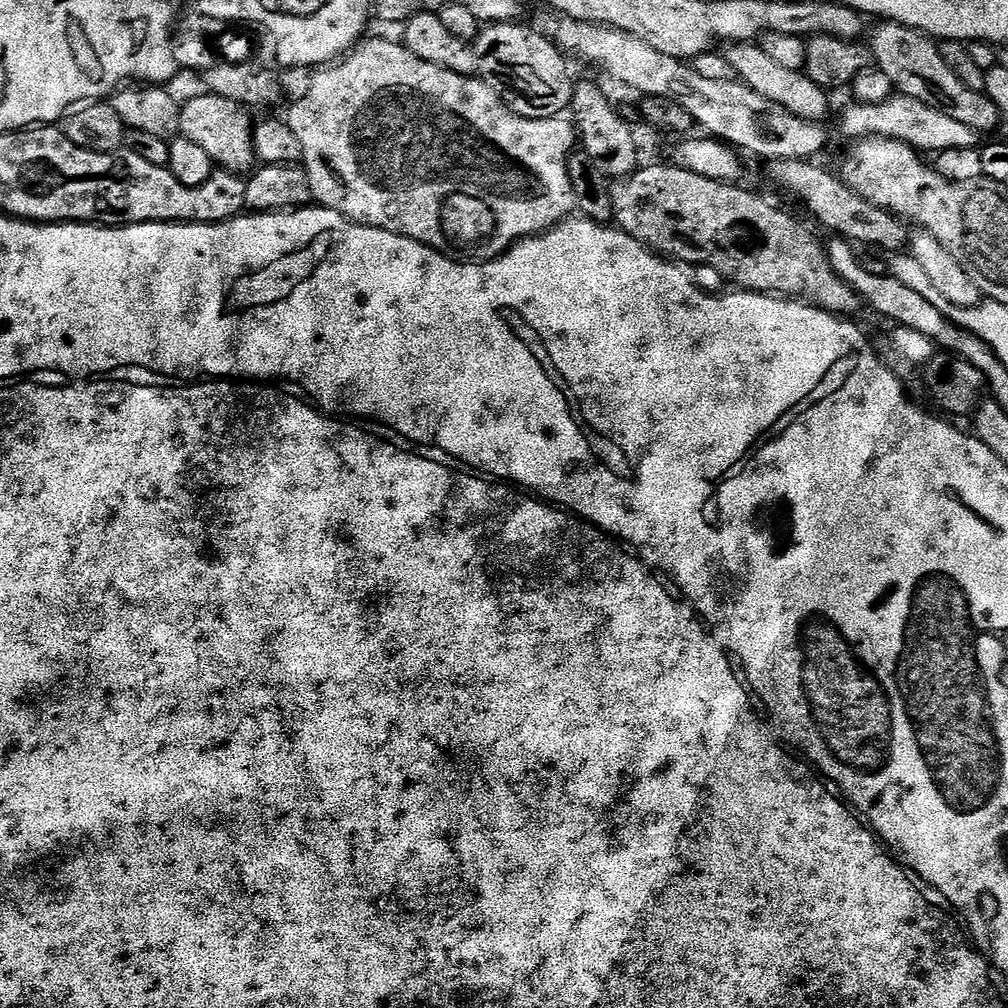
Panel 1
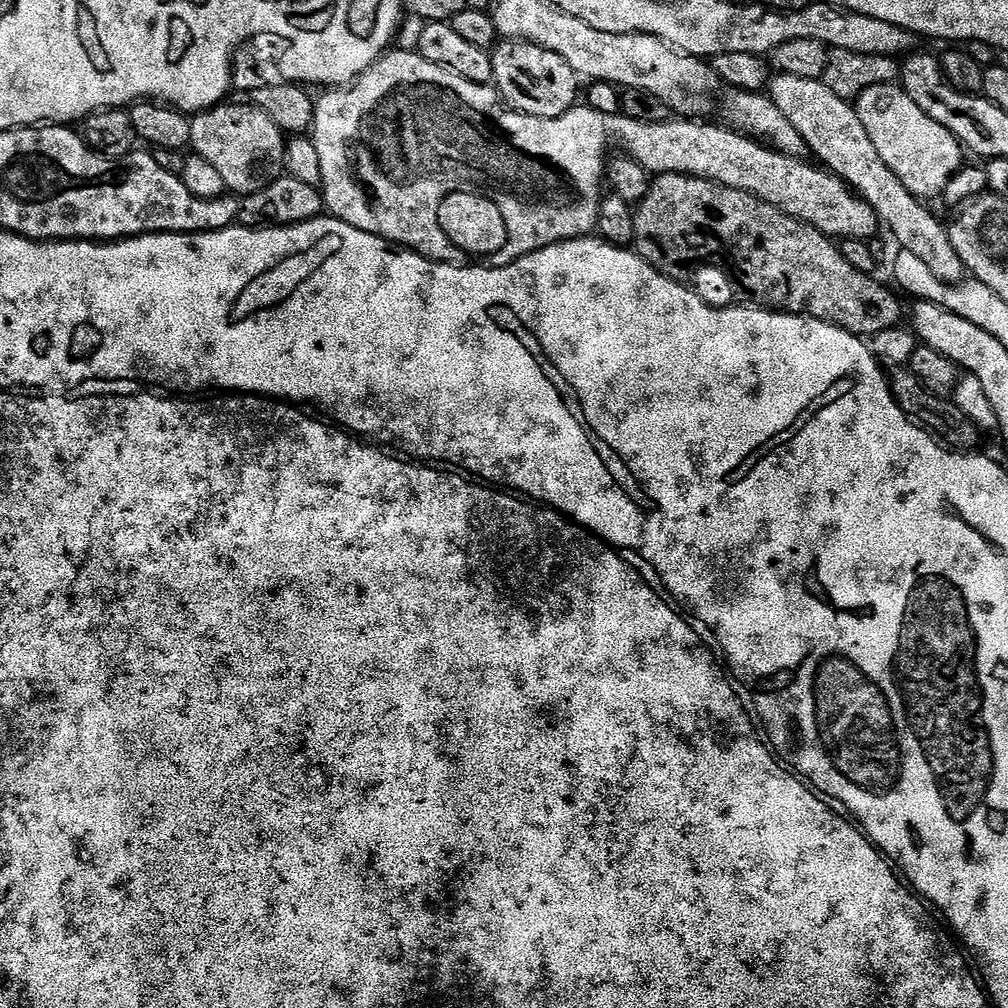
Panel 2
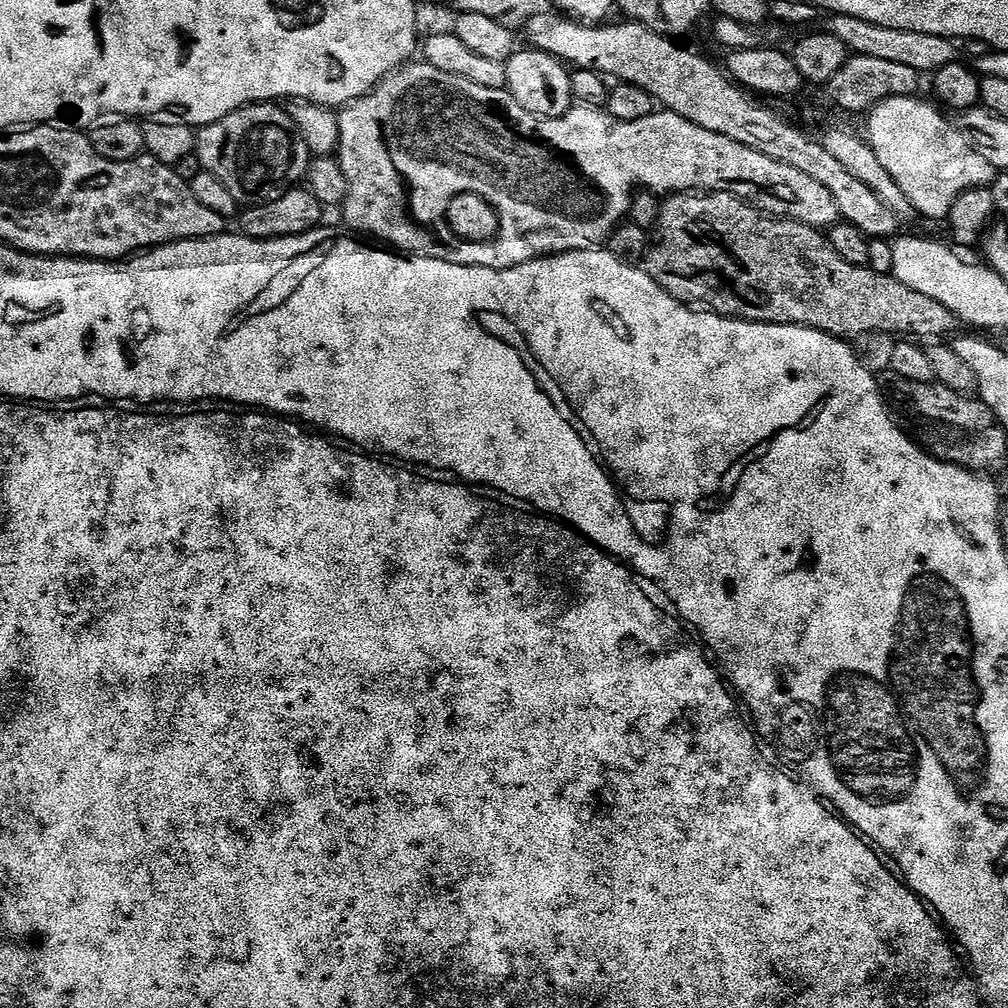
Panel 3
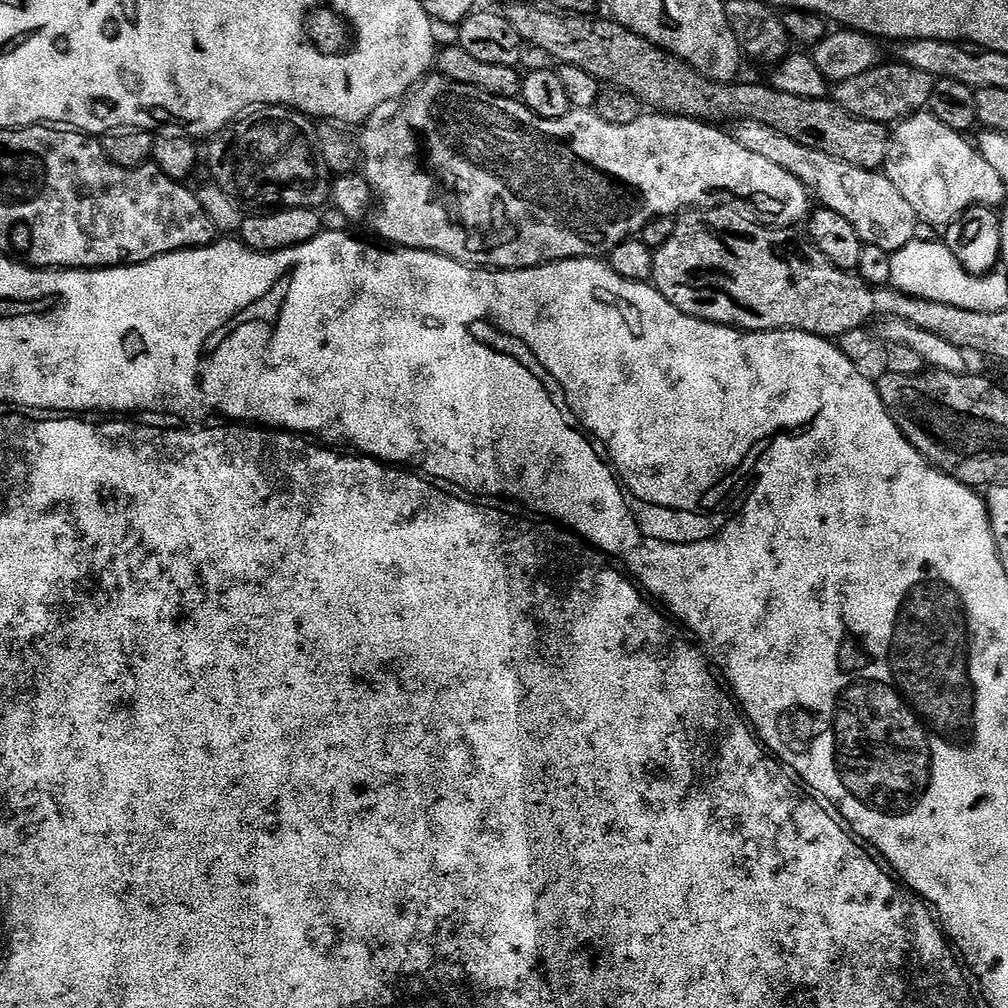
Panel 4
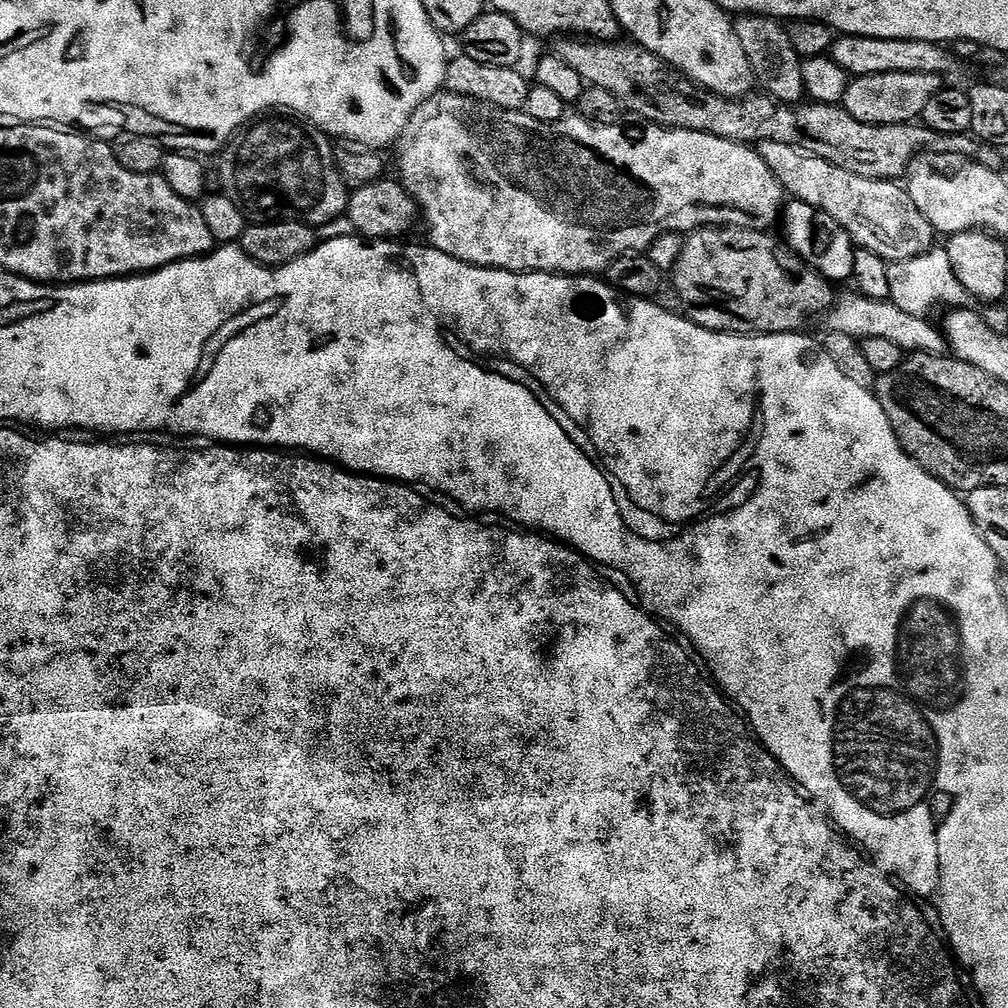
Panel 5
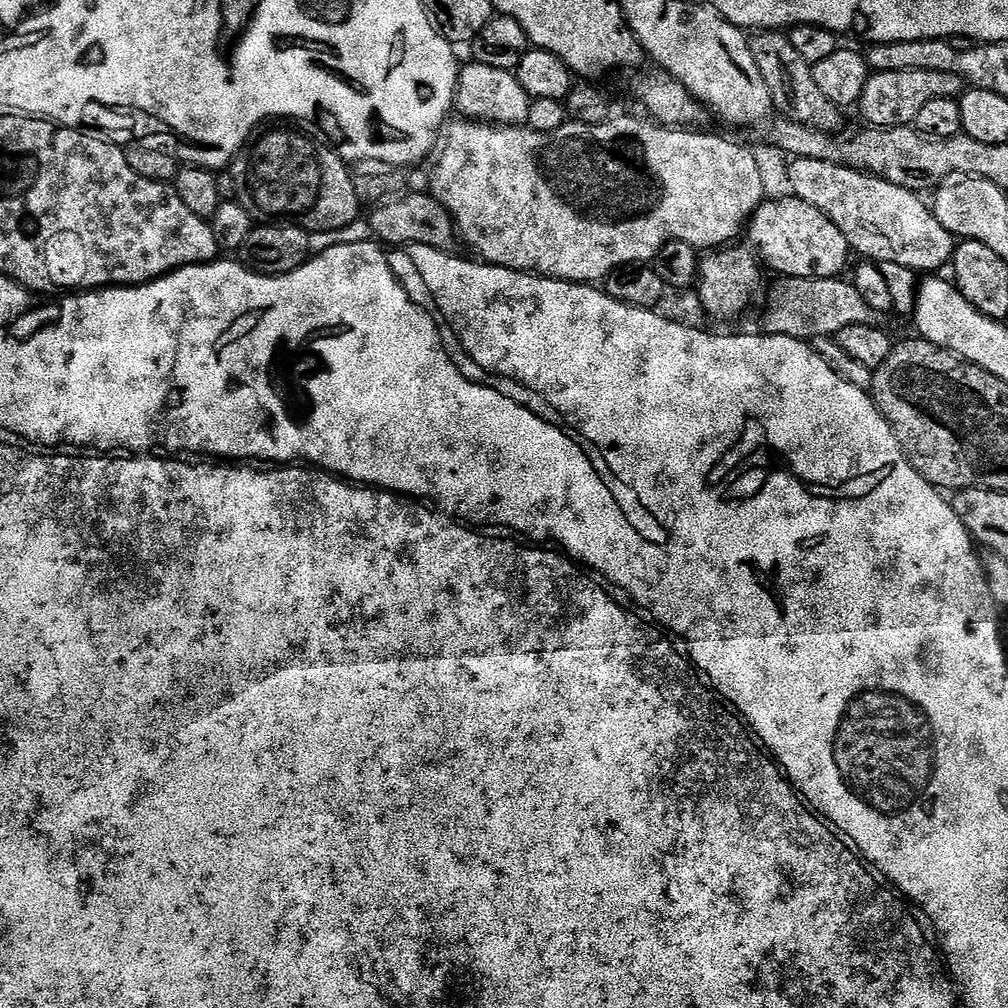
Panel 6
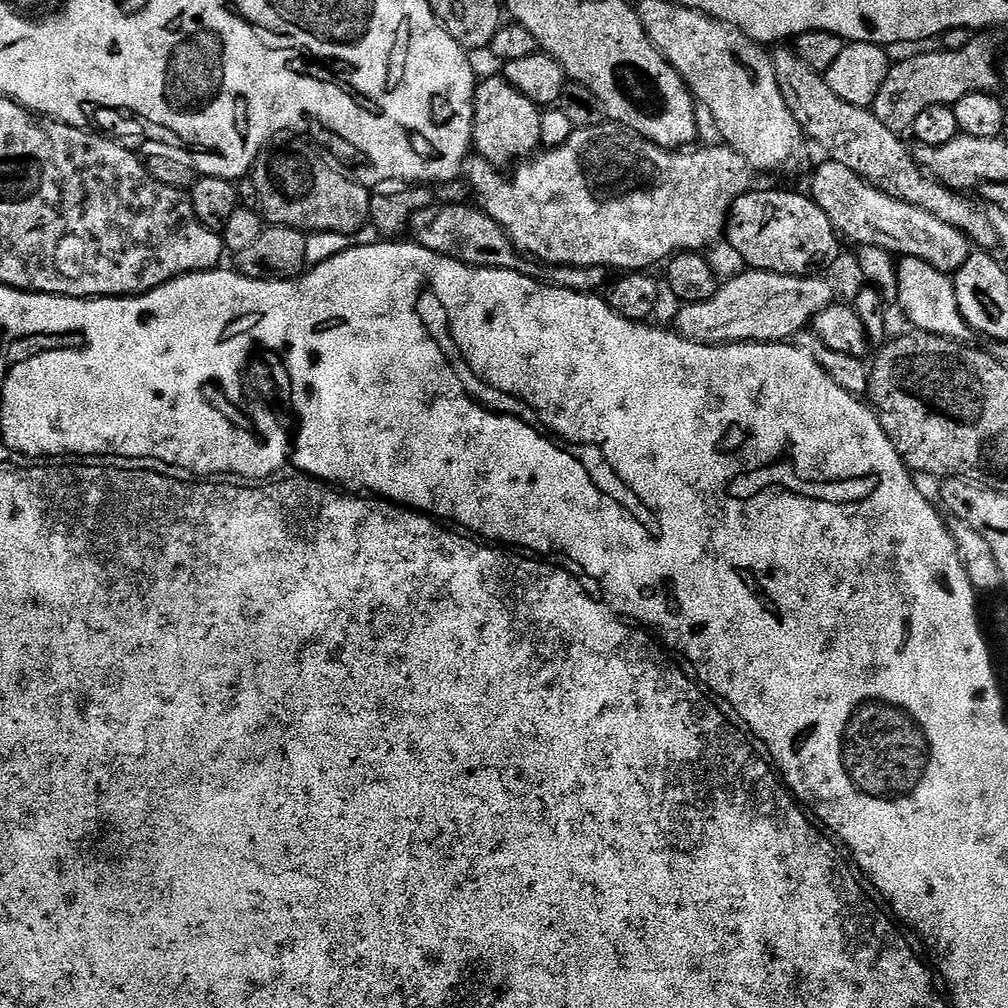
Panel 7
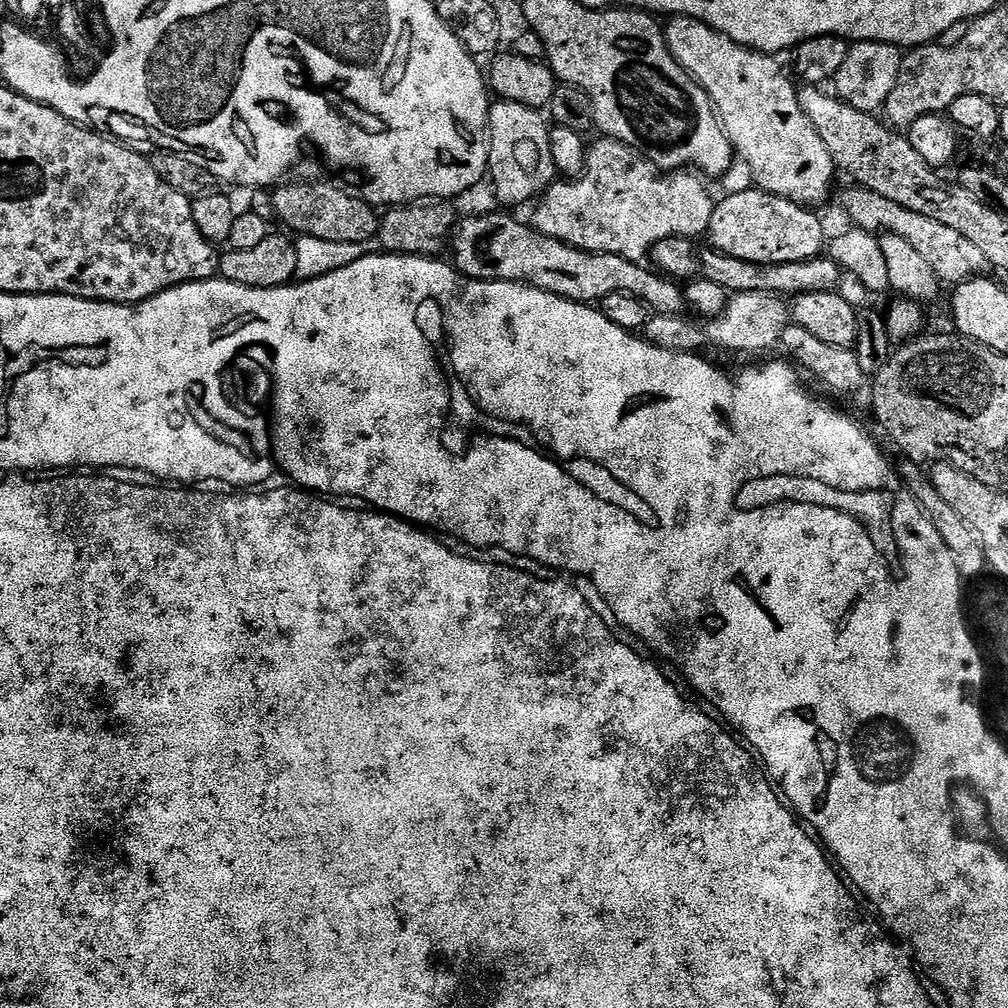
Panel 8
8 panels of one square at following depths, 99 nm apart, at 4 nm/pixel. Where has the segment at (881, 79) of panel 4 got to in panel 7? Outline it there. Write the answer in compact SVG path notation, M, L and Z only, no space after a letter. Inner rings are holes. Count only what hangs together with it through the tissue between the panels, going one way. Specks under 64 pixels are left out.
M977 35L962 50L946 52L924 52L921 56L912 56L909 60L900 60L891 65L886 74L886 82L882 82L882 90L878 90L875 102L870 111L891 132L907 133L922 110L939 104L954 105L971 92L997 91L1000 76L996 73L996 44L987 40L987 35Z

